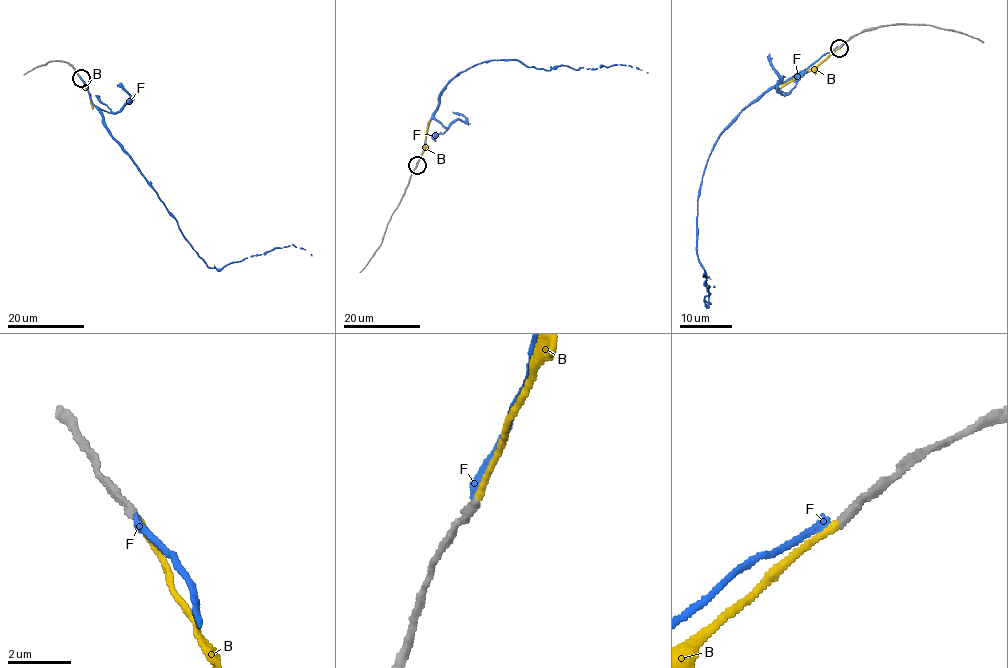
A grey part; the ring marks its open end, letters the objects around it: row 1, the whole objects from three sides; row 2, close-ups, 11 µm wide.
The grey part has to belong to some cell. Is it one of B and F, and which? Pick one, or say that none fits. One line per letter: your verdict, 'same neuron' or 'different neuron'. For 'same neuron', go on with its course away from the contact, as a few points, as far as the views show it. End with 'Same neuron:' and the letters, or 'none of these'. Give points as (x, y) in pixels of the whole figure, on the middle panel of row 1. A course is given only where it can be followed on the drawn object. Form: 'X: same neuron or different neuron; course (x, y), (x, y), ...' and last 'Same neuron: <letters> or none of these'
B: same neuron; course (416, 165), (425, 144), (429, 120)
F: different neuron
Same neuron: B

